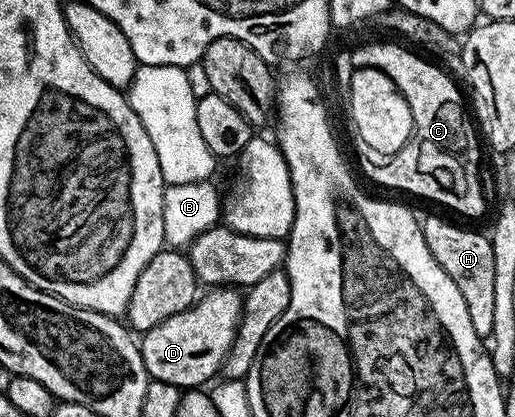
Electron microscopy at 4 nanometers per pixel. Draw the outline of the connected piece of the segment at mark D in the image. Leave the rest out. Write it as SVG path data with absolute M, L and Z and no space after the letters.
M213 288L208 293L206 298L198 297L195 304L188 306L182 314L171 316L163 320L163 324L155 324L155 328L144 331L140 335L139 345L143 364L152 381L175 384L182 388L201 388L206 385L204 382L212 383L218 377L216 374L219 374L224 367L225 357L237 335L237 326L241 323L243 298L233 288Z

